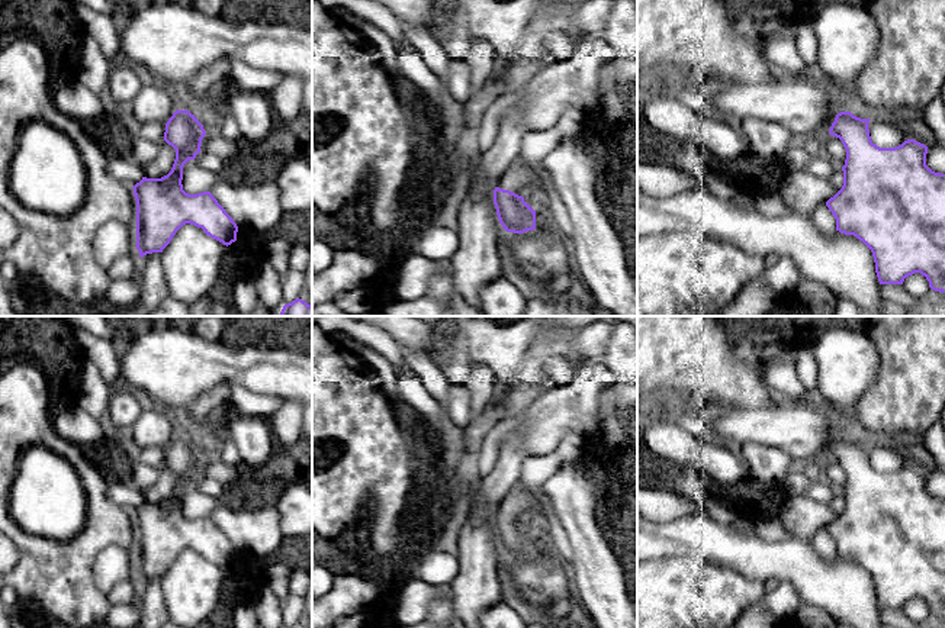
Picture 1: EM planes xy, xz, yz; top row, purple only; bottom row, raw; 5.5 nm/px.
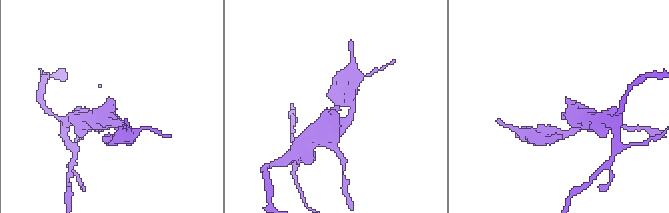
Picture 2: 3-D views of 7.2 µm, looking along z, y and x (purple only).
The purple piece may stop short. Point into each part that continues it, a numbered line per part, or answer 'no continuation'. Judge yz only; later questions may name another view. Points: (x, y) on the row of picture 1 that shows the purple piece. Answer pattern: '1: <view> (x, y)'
1: yz (829, 116)

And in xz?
1: xz (520, 177)

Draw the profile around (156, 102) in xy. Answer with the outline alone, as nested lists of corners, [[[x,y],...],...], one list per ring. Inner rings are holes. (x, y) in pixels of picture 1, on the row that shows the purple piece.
[[[147,81],[129,106],[129,120],[134,126],[147,122],[165,125],[176,110],[176,91],[164,83]]]

